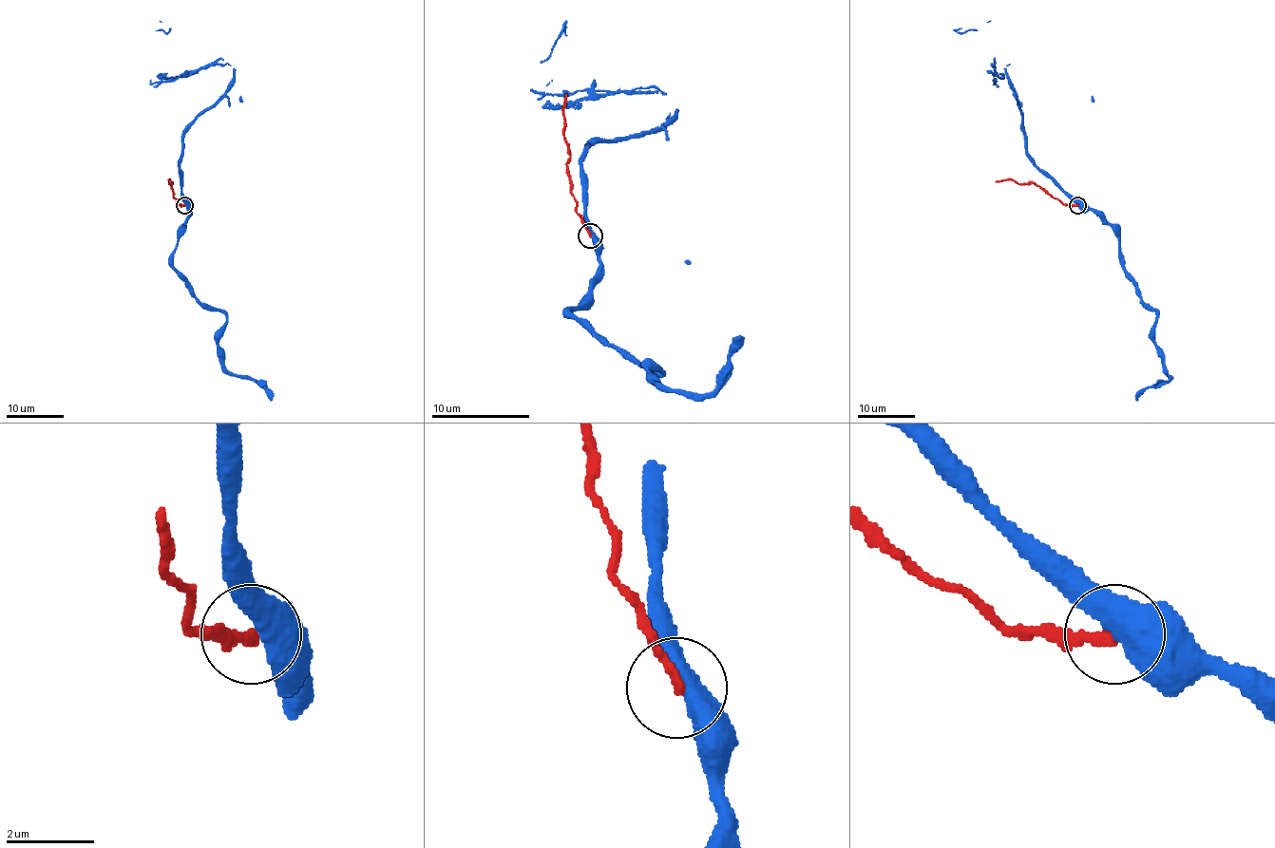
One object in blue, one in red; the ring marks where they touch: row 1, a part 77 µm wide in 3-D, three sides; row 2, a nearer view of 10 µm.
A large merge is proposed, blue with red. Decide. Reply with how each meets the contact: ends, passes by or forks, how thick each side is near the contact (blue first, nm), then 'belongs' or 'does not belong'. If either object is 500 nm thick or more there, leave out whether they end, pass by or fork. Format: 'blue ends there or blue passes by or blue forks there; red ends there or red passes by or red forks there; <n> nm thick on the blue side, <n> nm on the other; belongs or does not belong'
550 nm thick on the blue side, 240 nm on the other; does not belong

